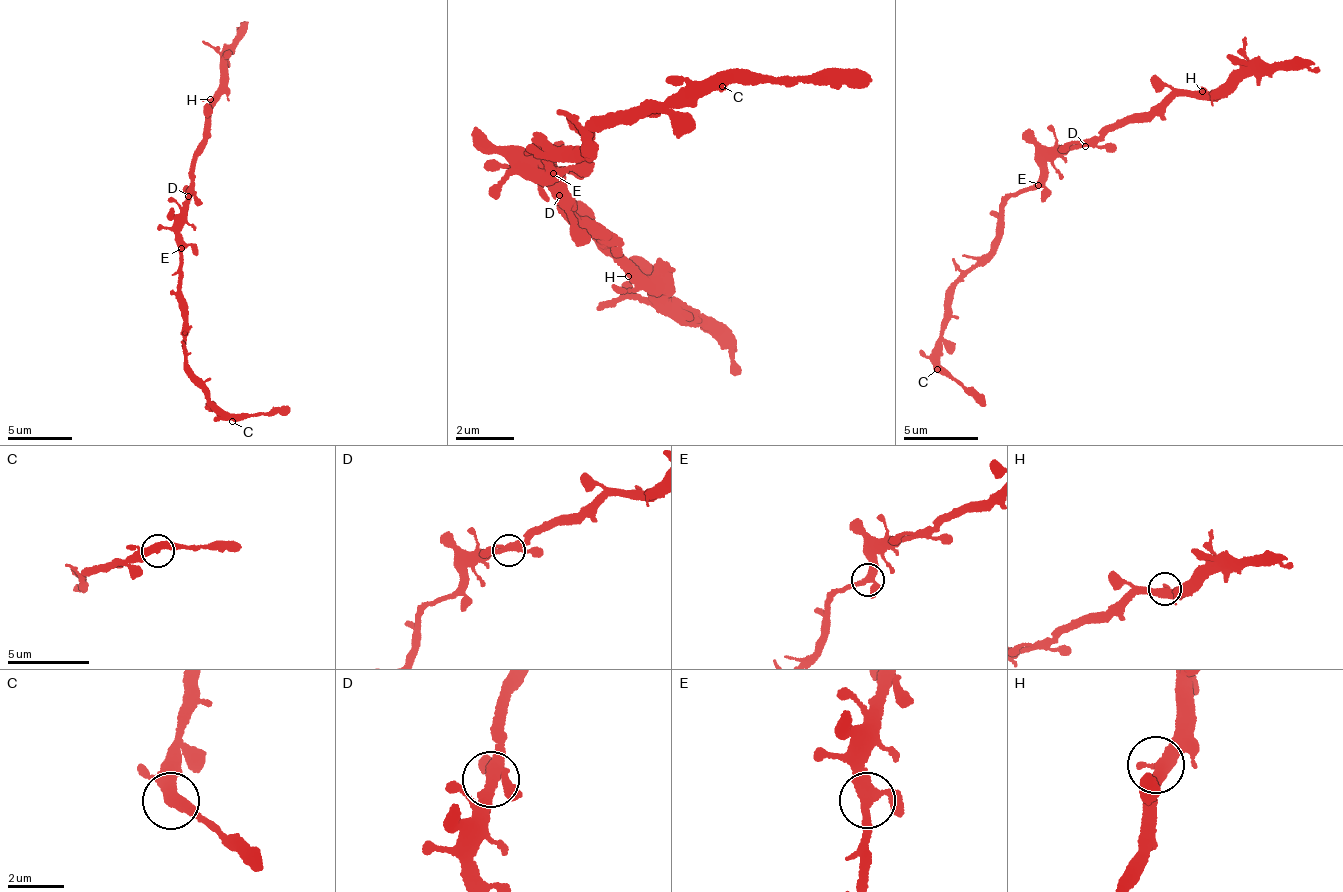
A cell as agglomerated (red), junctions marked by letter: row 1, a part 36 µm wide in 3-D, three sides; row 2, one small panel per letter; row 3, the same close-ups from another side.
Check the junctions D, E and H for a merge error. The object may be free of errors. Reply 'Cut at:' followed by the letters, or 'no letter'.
Cut at: no letter

